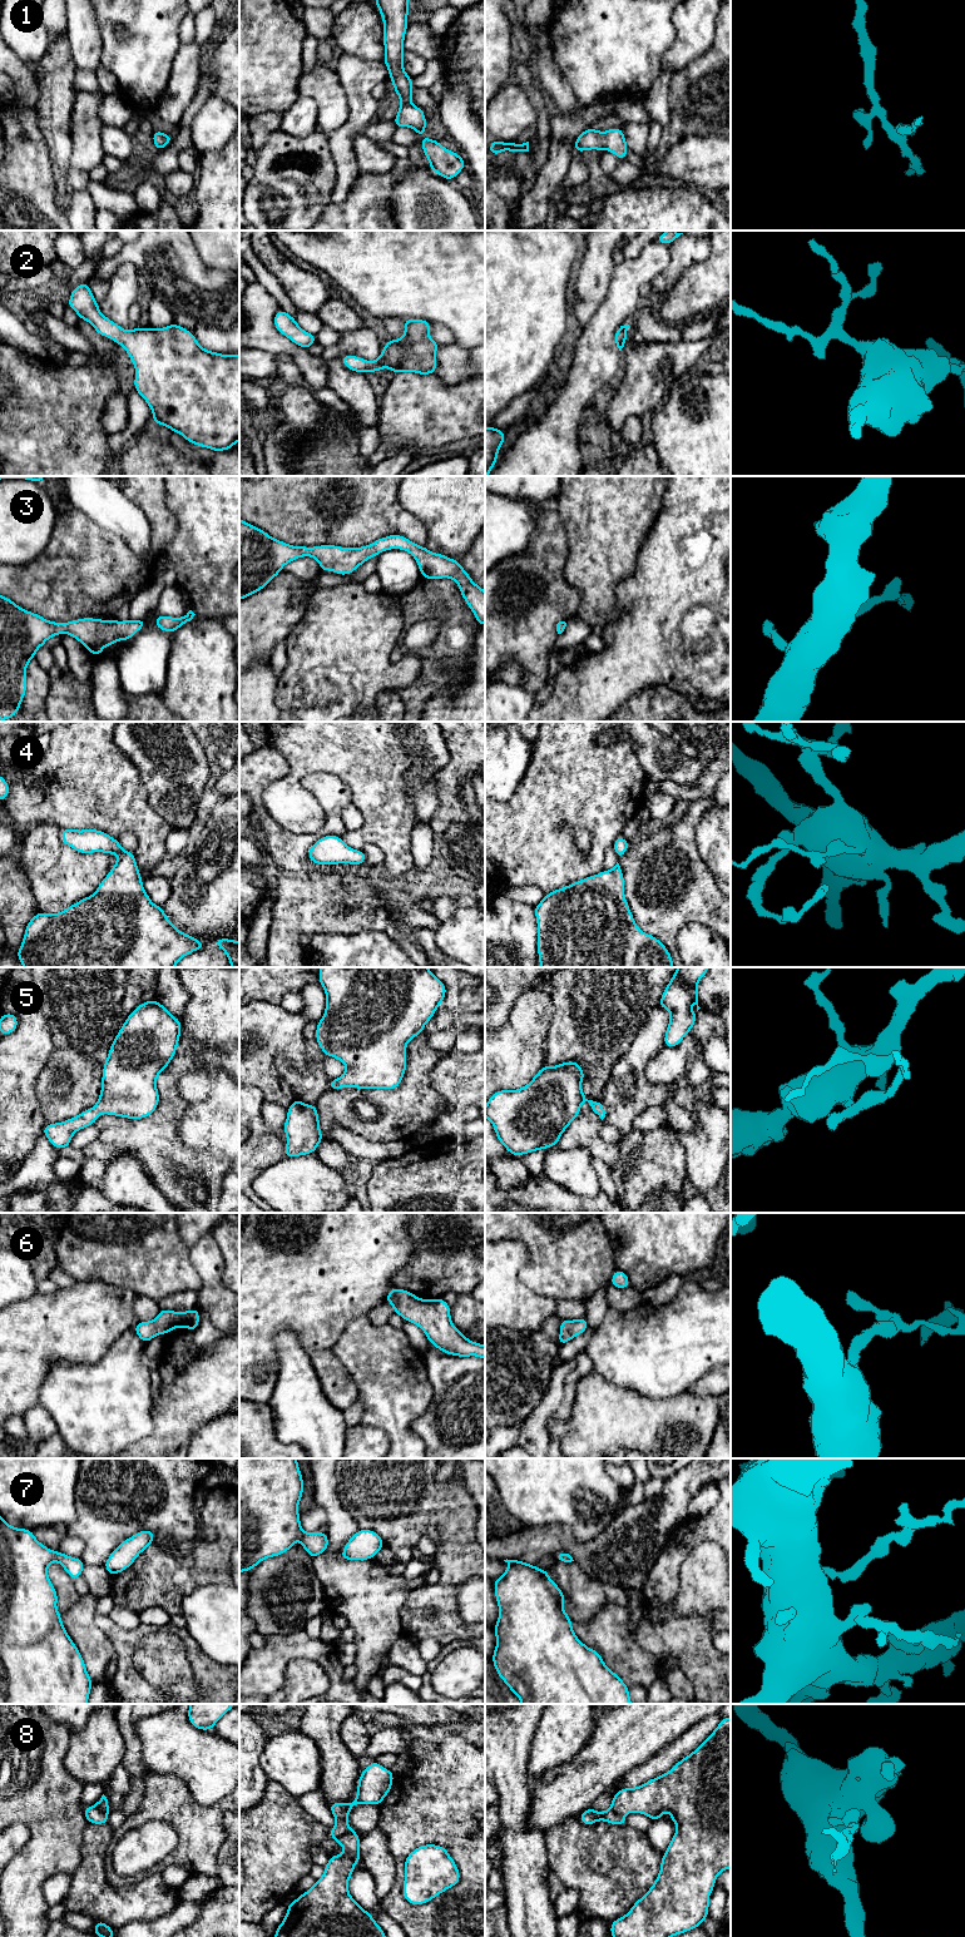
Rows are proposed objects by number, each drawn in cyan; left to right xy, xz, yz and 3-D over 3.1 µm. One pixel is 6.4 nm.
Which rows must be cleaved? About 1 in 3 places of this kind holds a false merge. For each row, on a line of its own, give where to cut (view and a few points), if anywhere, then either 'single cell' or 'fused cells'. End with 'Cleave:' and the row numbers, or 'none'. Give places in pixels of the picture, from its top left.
1: cut none; single cell
2: cut none; single cell
3: cut none; single cell
4: cut none; single cell
5: cut none; single cell
6: cut none; single cell
7: cut none; single cell
8: cut xz (352, 1831), (335, 1839); fused cells
Cleave: 8

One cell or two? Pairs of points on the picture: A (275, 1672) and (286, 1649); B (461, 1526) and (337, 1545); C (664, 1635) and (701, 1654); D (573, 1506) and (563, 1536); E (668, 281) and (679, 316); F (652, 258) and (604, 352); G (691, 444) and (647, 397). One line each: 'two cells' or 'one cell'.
A: one cell
B: two cells
C: one cell
D: two cells
E: two cells
F: one cell
G: two cells

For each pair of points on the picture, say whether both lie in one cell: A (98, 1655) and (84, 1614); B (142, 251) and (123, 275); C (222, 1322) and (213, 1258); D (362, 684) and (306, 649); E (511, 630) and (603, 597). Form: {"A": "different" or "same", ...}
{"A": "same", "B": "different", "C": "same", "D": "same", "E": "different"}

